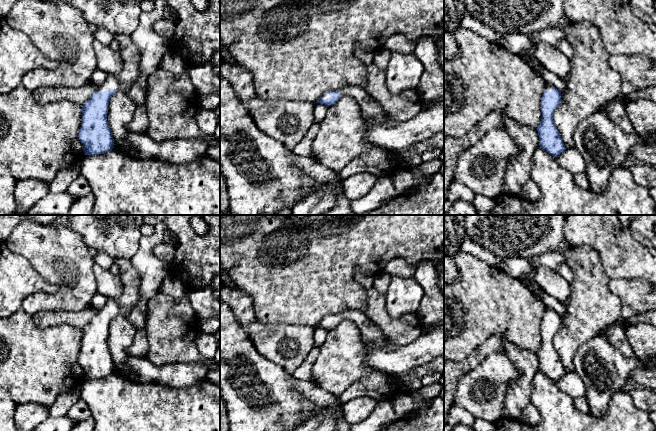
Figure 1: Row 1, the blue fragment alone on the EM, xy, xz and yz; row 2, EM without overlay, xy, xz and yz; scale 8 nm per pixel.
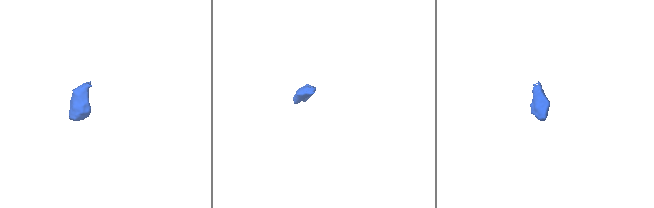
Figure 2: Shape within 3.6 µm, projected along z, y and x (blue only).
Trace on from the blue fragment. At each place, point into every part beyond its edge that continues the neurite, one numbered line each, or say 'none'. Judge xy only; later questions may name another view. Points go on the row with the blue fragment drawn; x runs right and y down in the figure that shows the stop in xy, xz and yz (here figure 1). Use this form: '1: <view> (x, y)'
1: xy (111, 83)

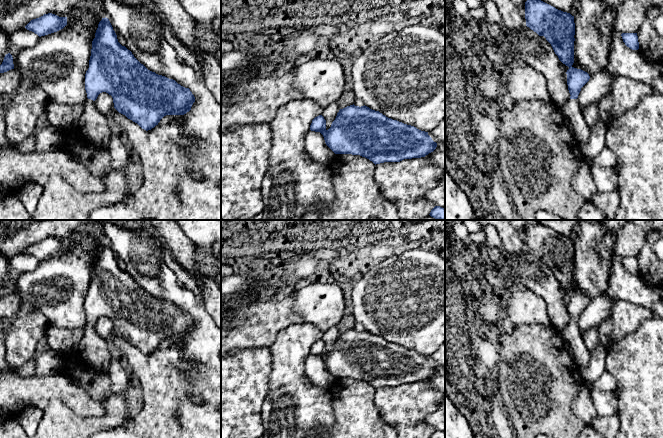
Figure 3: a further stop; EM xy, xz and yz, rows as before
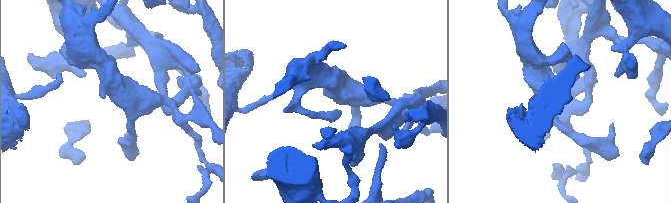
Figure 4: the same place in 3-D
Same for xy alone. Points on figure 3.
1: xy (93, 125)

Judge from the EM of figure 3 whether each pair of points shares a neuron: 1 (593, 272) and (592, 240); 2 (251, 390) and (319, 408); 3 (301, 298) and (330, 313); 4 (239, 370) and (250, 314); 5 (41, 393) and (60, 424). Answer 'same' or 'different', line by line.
1: same
2: different
3: same
4: different
5: different

